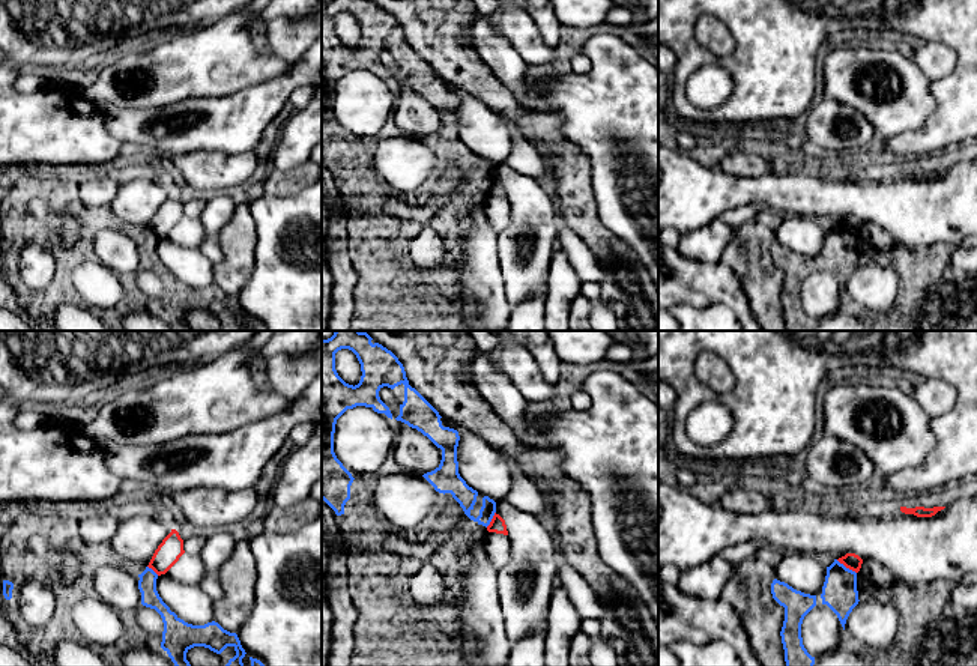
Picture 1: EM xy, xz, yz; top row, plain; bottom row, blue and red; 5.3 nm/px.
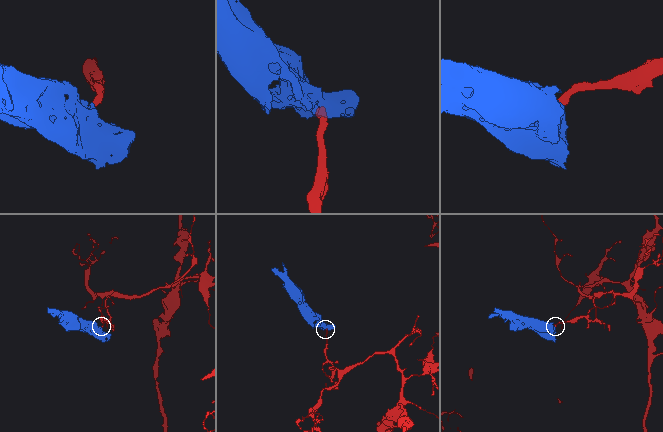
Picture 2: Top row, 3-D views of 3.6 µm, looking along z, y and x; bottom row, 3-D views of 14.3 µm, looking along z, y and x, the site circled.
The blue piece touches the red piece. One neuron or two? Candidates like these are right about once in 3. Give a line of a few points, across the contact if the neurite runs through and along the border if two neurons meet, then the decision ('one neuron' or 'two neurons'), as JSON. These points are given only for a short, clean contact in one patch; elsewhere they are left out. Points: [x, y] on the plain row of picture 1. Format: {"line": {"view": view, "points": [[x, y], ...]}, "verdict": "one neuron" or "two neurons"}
{"line": {"view": "yz", "points": [[836, 223], [856, 236]]}, "verdict": "two neurons"}

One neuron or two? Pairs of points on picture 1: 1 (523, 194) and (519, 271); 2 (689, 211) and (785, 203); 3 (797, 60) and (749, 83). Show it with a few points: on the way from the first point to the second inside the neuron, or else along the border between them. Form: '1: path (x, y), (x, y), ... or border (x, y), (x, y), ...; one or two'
1: path (523, 214), (523, 220), (507, 236), (513, 251); one
2: path (713, 193), (761, 193); one
3: path (785, 60), (761, 81); one

